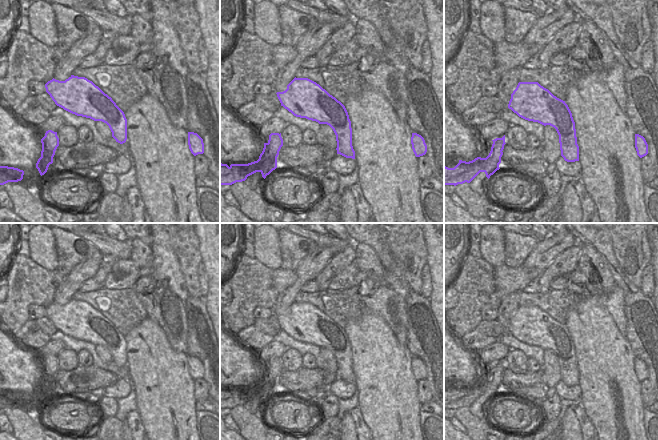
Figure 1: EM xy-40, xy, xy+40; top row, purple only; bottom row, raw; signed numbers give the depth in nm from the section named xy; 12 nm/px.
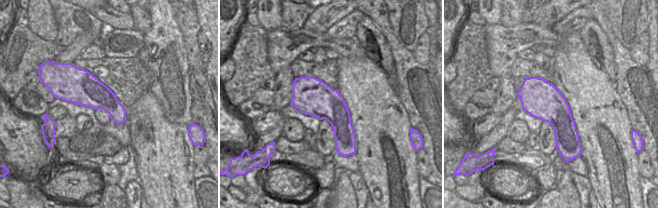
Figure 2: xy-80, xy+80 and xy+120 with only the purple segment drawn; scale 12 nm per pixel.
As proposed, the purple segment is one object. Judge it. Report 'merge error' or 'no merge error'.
merge error

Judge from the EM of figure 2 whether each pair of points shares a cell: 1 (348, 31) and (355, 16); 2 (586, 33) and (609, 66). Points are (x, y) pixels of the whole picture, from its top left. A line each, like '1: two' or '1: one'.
1: one
2: one

